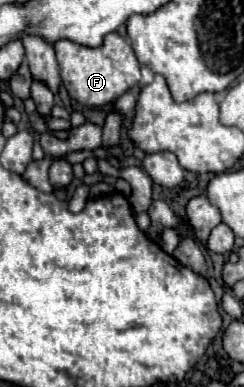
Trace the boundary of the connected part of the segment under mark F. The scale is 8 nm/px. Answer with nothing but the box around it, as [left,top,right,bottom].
[54,32,140,106]

